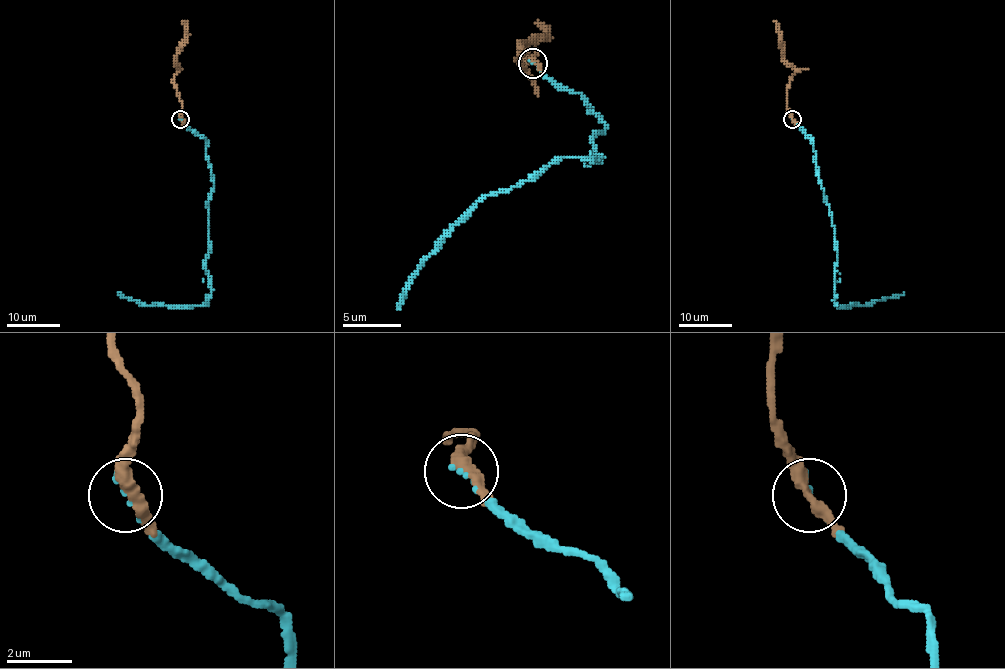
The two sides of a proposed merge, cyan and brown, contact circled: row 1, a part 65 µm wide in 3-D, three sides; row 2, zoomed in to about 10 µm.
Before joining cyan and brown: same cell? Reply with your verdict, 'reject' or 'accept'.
accept

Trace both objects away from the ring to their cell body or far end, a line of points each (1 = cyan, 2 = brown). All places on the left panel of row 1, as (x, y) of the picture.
1: (180, 119), (206, 140), (213, 182), (204, 269), (212, 296), (202, 305), (143, 305), (119, 293)
2: (180, 119), (182, 101), (173, 81), (178, 44), (186, 36), (182, 21)

